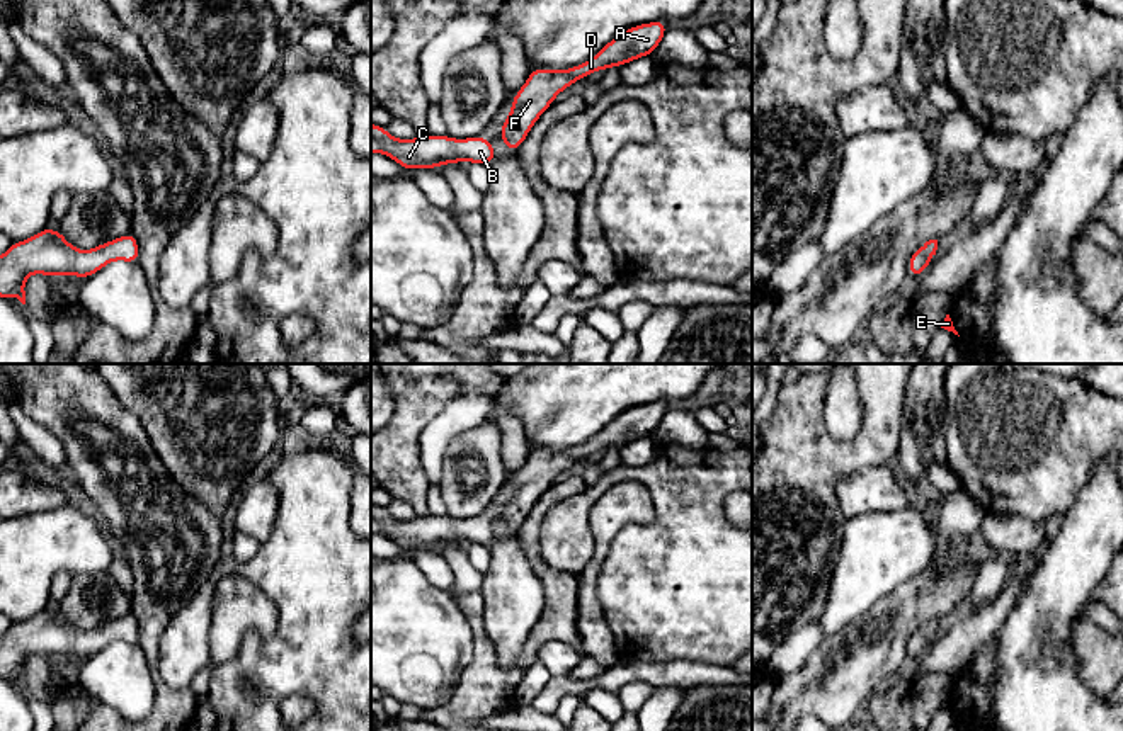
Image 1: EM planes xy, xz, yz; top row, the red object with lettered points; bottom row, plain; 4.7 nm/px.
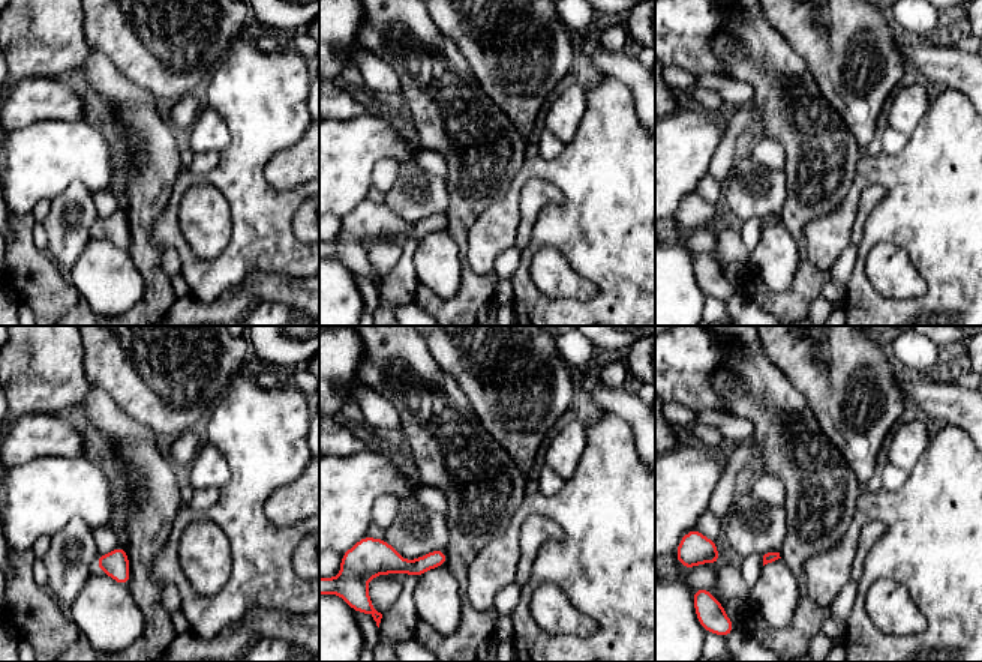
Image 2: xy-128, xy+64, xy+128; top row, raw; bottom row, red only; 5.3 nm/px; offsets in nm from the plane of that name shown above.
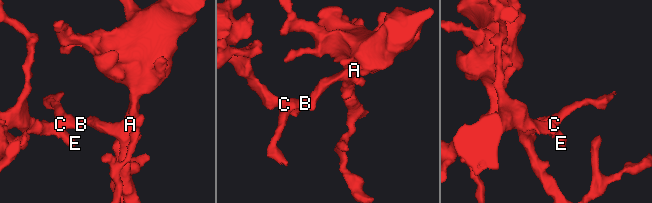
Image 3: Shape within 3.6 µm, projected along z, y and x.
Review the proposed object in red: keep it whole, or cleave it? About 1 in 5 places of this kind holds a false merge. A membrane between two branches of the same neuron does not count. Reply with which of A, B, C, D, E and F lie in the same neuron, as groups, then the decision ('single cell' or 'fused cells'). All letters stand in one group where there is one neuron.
A B C D E F; single cell

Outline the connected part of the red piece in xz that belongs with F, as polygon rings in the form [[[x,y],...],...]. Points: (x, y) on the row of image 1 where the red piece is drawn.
[[[665,20],[633,26],[611,39],[596,56],[568,70],[533,68],[526,83],[510,102],[510,114],[500,124],[500,138],[509,151],[517,151],[534,122],[555,102],[555,97],[577,80],[599,70],[628,65],[652,56],[667,32]]]

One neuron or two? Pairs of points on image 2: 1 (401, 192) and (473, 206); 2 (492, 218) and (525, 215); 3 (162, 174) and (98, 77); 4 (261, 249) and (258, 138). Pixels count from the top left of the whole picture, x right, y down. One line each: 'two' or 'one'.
1: two
2: two
3: one
4: one

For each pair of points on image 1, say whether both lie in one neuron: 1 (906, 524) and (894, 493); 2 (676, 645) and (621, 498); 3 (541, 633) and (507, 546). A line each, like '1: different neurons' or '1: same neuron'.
1: different neurons
2: different neurons
3: different neurons

